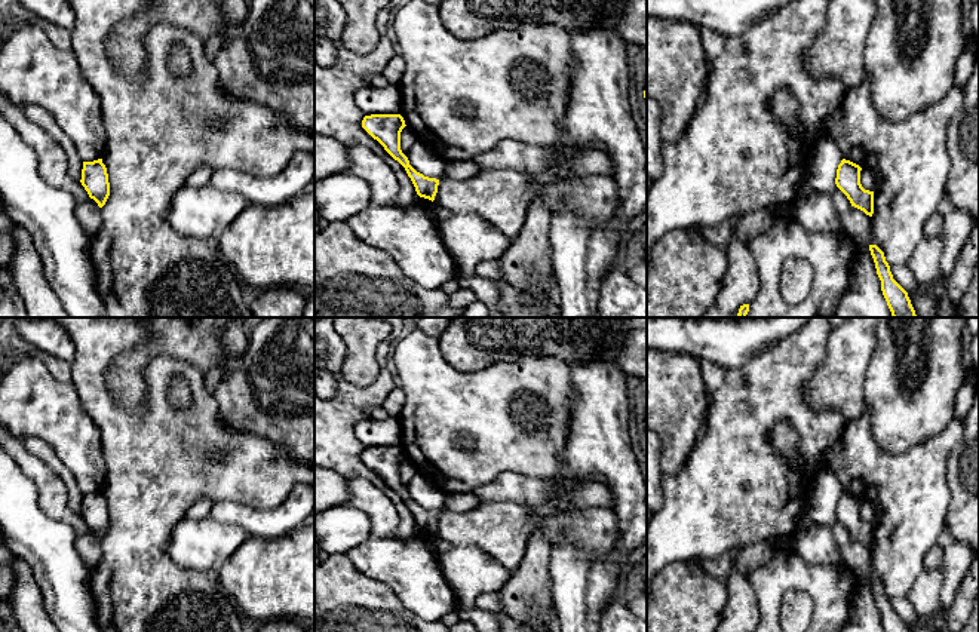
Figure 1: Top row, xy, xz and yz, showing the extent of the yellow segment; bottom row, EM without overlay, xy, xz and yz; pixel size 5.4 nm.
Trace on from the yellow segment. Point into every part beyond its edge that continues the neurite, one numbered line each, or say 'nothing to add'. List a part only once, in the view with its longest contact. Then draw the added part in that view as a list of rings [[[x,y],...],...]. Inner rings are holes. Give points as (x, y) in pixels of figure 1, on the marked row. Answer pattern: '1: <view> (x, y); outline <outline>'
nothing to add

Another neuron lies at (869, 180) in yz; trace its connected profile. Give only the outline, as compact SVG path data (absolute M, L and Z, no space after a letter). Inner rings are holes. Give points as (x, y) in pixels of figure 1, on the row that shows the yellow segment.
M862 168L860 171L860 184L865 190L877 191L880 187L880 178L875 171L869 168Z

